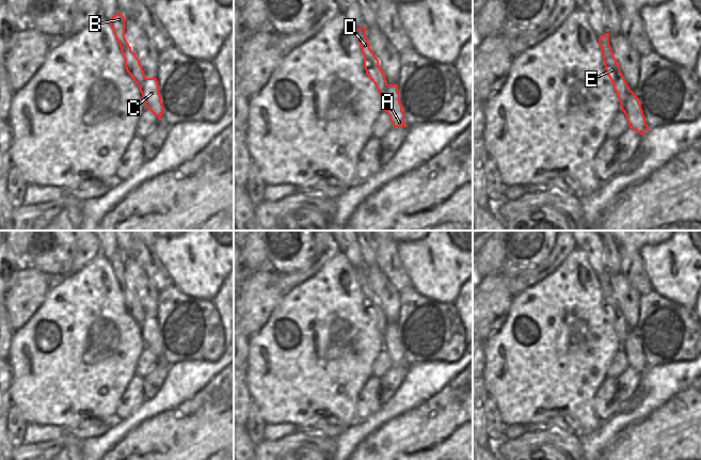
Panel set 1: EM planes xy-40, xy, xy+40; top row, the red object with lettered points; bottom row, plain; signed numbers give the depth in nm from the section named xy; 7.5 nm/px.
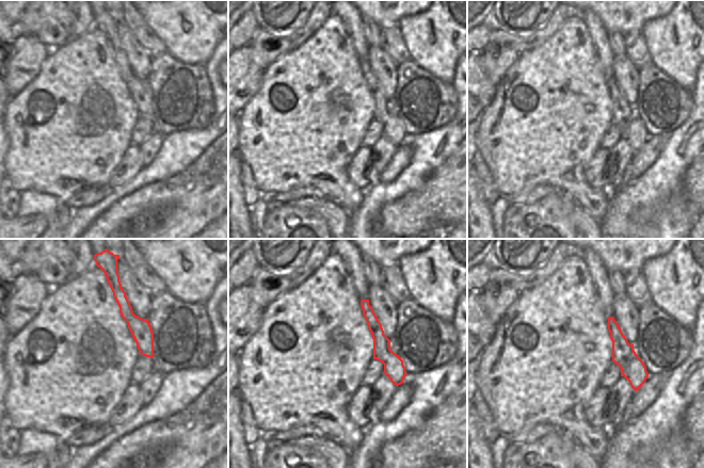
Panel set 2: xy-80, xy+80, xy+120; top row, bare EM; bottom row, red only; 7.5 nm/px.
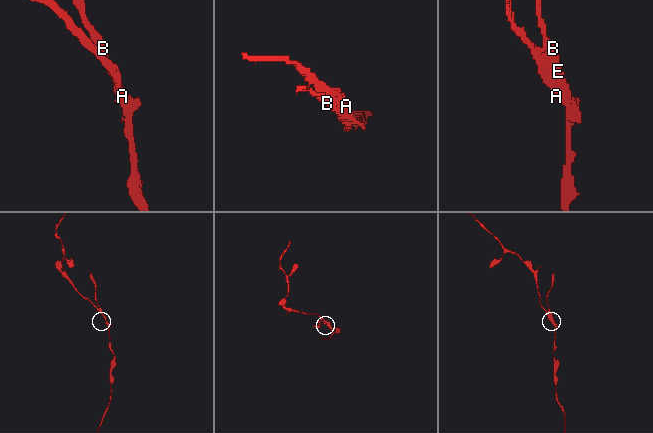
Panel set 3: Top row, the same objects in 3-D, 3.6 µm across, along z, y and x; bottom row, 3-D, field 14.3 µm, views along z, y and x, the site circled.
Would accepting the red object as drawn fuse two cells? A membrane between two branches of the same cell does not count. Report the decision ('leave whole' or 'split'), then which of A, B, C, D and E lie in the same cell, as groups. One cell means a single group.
split; A C / B D E

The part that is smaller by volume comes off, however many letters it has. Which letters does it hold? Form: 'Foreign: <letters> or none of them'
Foreign: B, D, E

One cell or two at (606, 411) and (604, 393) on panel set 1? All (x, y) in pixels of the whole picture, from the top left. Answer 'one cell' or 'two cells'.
one cell

